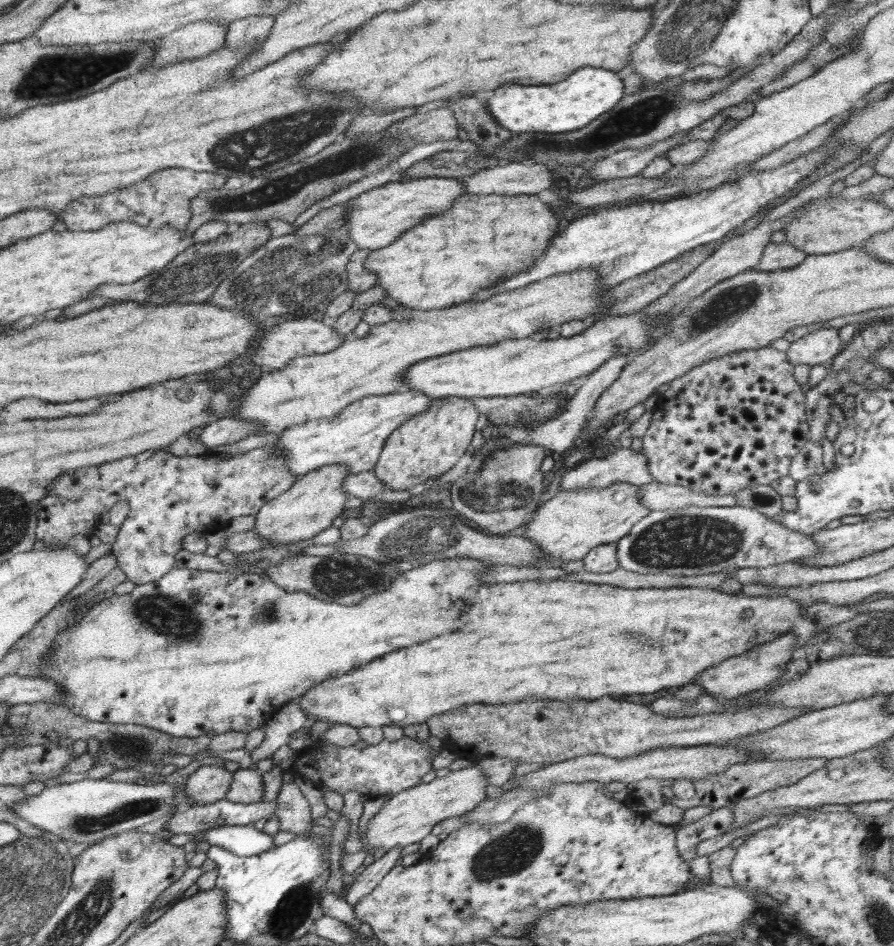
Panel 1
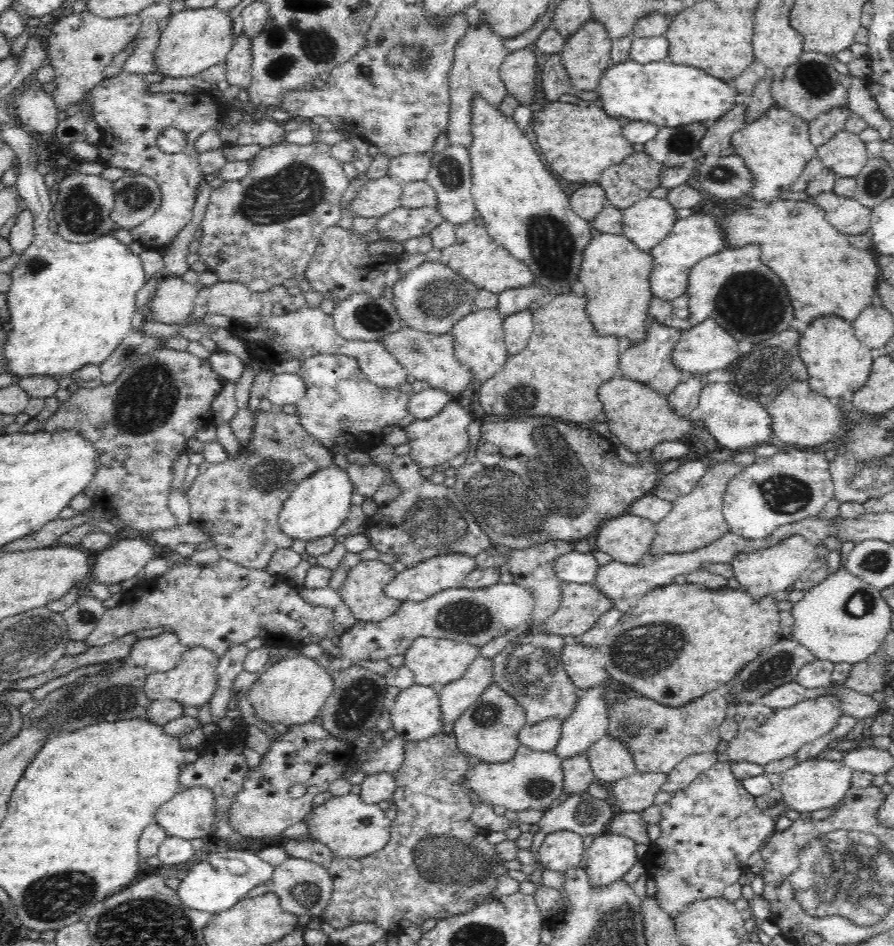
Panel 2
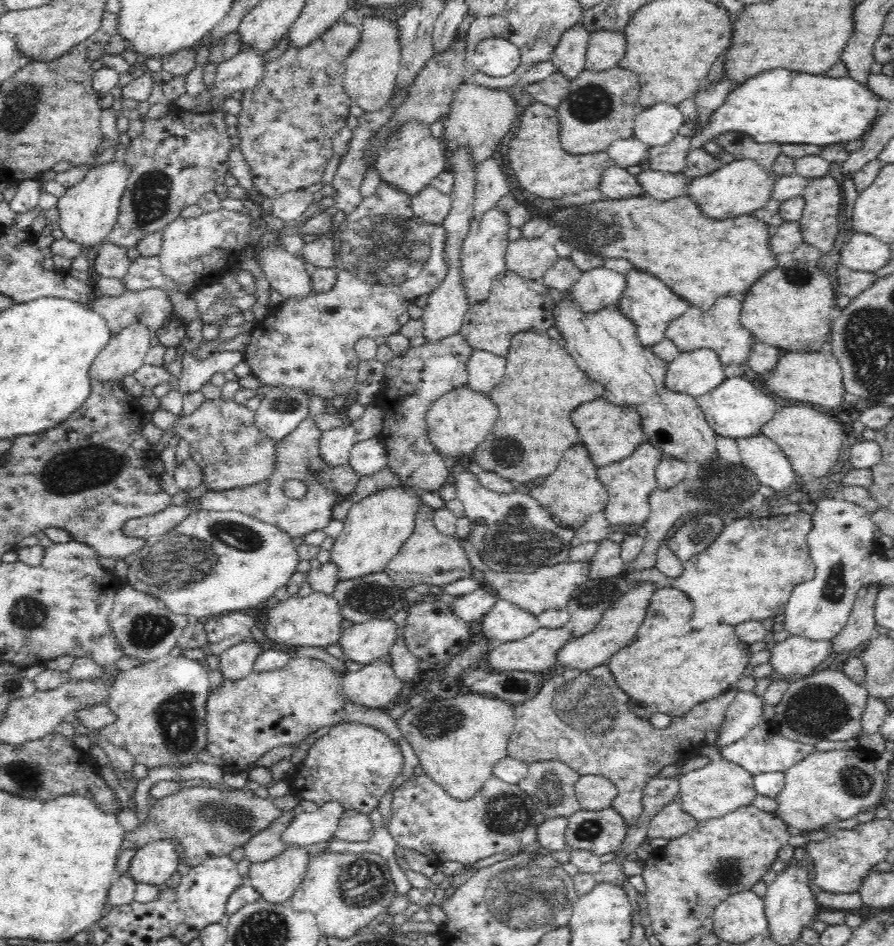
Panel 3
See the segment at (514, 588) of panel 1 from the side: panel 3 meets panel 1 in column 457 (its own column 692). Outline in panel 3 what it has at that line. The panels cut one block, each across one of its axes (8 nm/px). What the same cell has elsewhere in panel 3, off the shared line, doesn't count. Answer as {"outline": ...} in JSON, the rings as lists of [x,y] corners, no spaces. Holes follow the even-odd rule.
{"outline":[[[667,586],[656,588],[636,638],[610,657],[610,672],[628,694],[634,716],[648,720],[656,713],[685,716],[694,706],[729,692],[743,678],[752,656],[748,645],[734,634],[732,626],[720,626],[720,632],[712,634],[694,632],[690,628],[692,612],[694,606],[686,594]],[[714,640],[718,648],[712,644]]]}

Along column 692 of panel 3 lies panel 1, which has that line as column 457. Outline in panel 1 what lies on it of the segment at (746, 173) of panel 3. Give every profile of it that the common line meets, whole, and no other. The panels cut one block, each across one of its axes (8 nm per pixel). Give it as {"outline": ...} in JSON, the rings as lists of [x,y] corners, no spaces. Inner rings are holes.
{"outline":[[[428,177],[390,181],[348,201],[344,226],[348,228],[348,236],[358,249],[373,251],[384,248],[422,220],[444,214],[454,204],[454,200],[464,193],[466,189],[459,178]]]}

